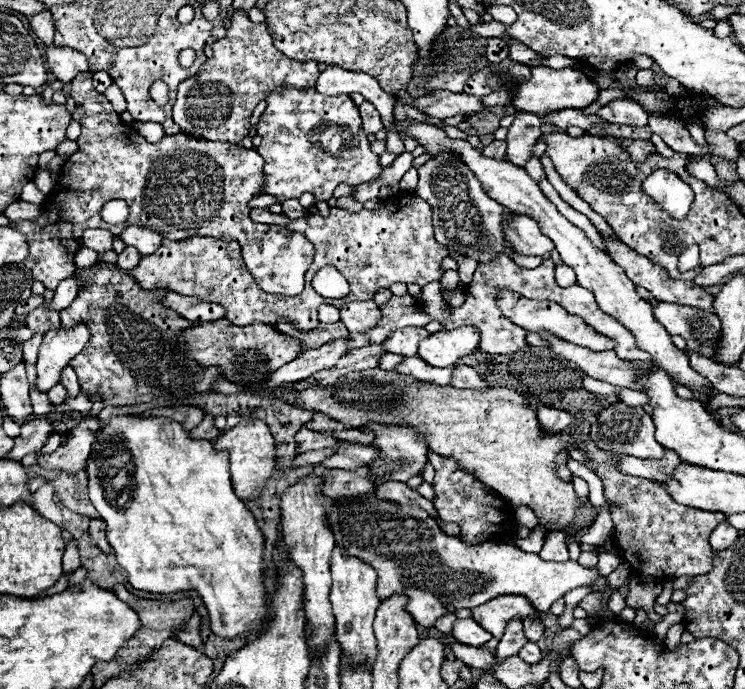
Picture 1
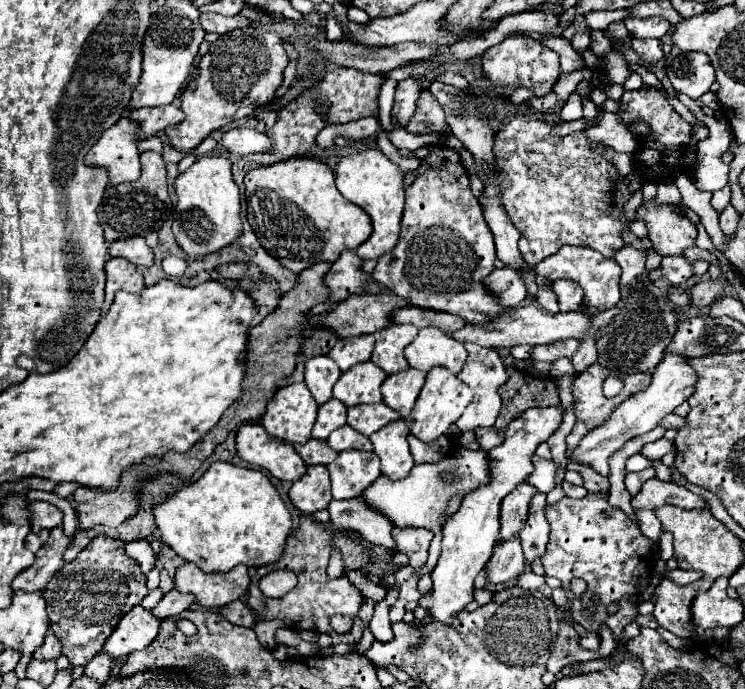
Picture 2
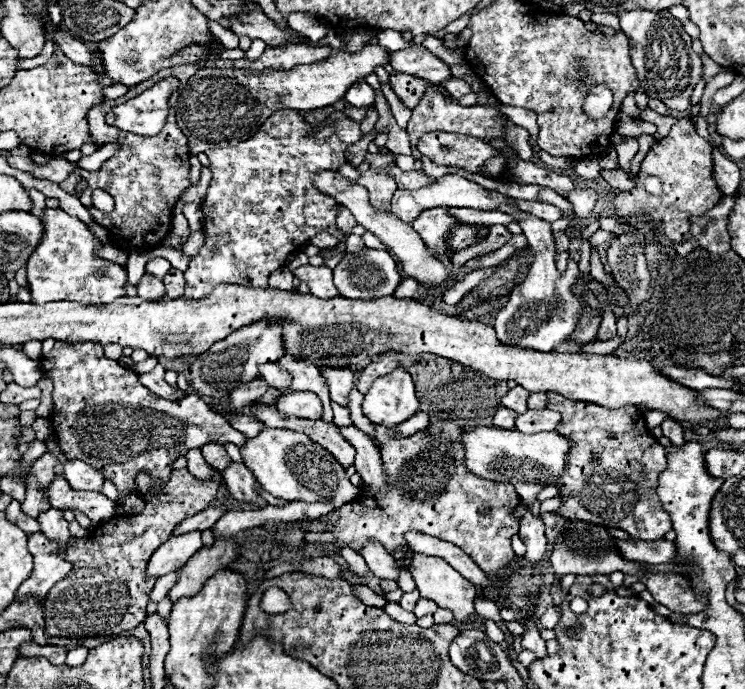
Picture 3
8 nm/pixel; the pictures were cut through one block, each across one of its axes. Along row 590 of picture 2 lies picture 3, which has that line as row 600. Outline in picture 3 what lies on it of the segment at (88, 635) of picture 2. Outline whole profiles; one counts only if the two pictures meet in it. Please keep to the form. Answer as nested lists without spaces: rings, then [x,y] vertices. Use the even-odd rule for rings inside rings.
[[[186,468],[172,470],[172,476],[164,486],[162,494],[156,498],[148,498],[142,514],[124,516],[124,520],[108,520],[100,526],[100,534],[92,534],[90,538],[70,538],[66,548],[66,560],[72,562],[72,570],[44,598],[44,620],[46,620],[44,632],[46,636],[64,636],[64,638],[48,638],[48,644],[60,644],[66,646],[68,650],[76,646],[94,648],[96,644],[108,642],[110,634],[120,634],[124,630],[132,630],[138,624],[142,624],[146,620],[148,594],[156,582],[154,578],[146,578],[146,564],[152,552],[156,552],[156,548],[160,548],[160,544],[164,544],[164,540],[170,538],[172,530],[184,518],[202,512],[214,500],[220,480],[222,476],[218,470],[214,480],[210,482],[202,482],[194,478]]]

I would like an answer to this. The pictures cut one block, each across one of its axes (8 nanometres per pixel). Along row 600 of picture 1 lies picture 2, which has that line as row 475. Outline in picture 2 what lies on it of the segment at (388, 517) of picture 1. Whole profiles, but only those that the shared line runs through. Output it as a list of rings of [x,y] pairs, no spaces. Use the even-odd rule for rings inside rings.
[[[668,352],[664,356],[664,360],[656,366],[656,370],[652,372],[652,382],[646,390],[638,392],[636,396],[630,396],[628,400],[624,400],[610,416],[608,424],[592,430],[588,436],[584,436],[584,442],[580,442],[580,446],[576,448],[574,456],[592,466],[598,474],[602,476],[608,476],[608,458],[630,438],[634,436],[640,436],[640,434],[646,434],[650,432],[652,428],[658,426],[660,418],[664,418],[666,414],[670,414],[676,406],[680,406],[682,402],[686,402],[692,392],[694,392],[694,386],[696,386],[696,372],[694,368],[688,364],[688,358],[686,356],[680,356],[680,354],[672,354]],[[462,450],[456,456],[448,456],[436,464],[416,464],[410,474],[402,480],[388,480],[386,476],[380,476],[368,492],[364,492],[364,500],[372,504],[372,508],[384,512],[394,526],[398,528],[428,528],[434,532],[434,538],[429,547],[429,555],[426,564],[420,568],[419,576],[422,577],[426,572],[432,570],[441,554],[442,524],[440,516],[444,514],[450,498],[454,494],[468,494],[468,490],[474,490],[482,484],[488,482],[488,460],[482,450]],[[534,456],[534,472],[528,476],[528,482],[540,492],[548,494],[554,488],[554,476],[556,464],[552,460],[542,460],[540,456]]]

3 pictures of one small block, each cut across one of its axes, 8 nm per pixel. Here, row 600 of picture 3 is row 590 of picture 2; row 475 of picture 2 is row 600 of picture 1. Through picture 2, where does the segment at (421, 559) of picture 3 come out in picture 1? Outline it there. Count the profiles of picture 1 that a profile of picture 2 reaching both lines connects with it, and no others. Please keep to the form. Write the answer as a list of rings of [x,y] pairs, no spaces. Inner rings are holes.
[[[518,594],[498,596],[478,608],[472,608],[472,618],[496,638],[502,638],[504,628],[510,620],[516,620],[516,618],[526,620],[534,614],[538,612],[534,610],[532,602],[526,596],[518,596]]]

